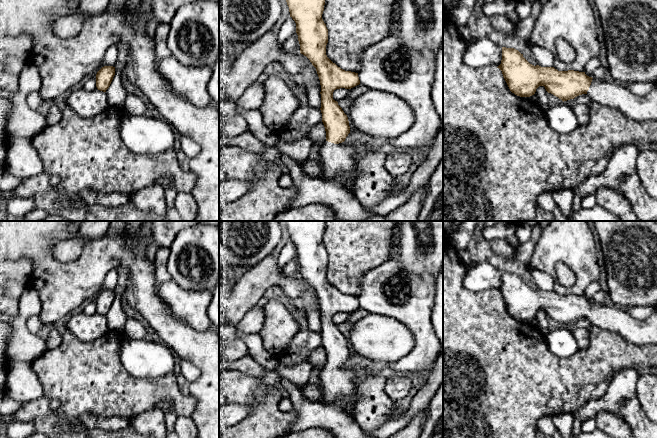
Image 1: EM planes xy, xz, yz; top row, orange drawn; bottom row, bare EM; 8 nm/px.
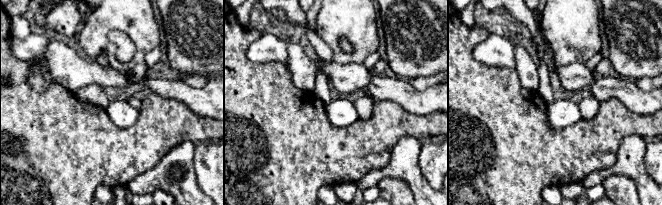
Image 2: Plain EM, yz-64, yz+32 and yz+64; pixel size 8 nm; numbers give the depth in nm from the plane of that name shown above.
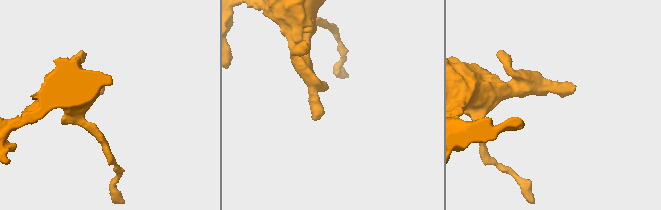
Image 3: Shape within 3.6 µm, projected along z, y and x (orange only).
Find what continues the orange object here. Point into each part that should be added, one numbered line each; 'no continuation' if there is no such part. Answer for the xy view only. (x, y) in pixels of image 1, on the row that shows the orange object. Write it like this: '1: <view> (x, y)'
no continuation

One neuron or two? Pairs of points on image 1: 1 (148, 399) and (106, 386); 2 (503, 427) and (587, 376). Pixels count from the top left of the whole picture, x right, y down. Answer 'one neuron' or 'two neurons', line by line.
1: one neuron
2: one neuron

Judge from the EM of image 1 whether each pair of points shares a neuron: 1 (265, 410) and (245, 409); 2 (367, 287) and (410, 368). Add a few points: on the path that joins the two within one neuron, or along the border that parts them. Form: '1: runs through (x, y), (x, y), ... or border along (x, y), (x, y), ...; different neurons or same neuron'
1: border along (264, 389), (264, 399), (233, 424); different neurons
2: runs through (390, 306), (397, 307), (420, 330), (420, 345); same neuron

